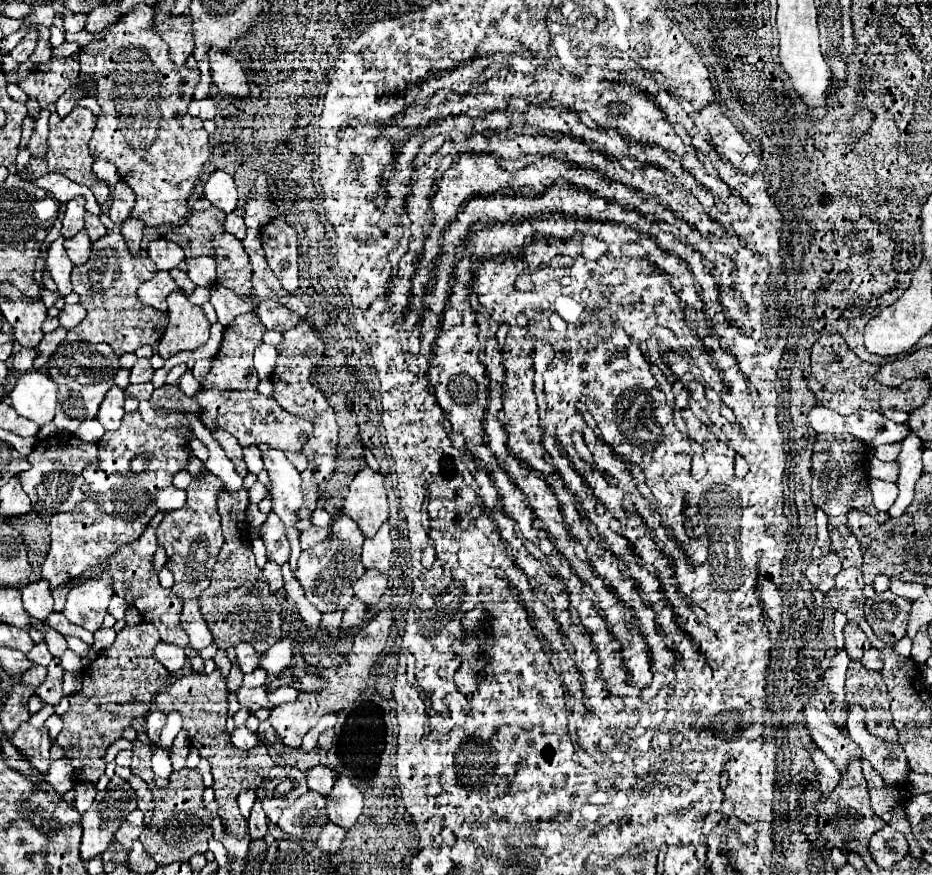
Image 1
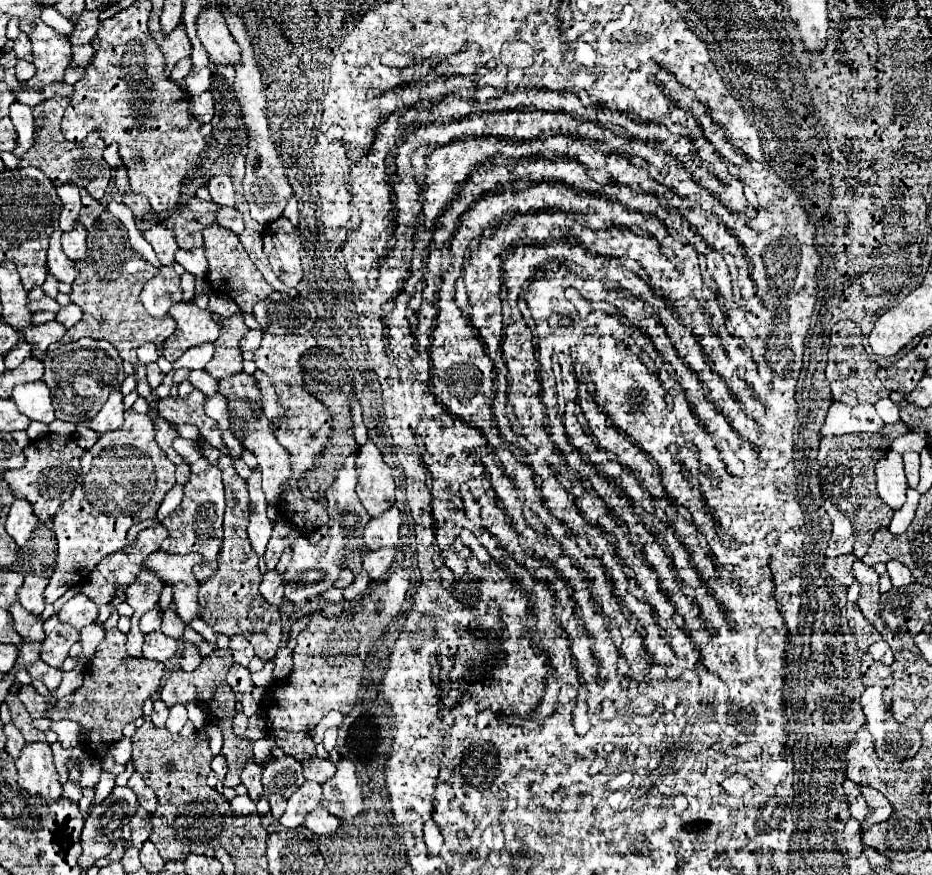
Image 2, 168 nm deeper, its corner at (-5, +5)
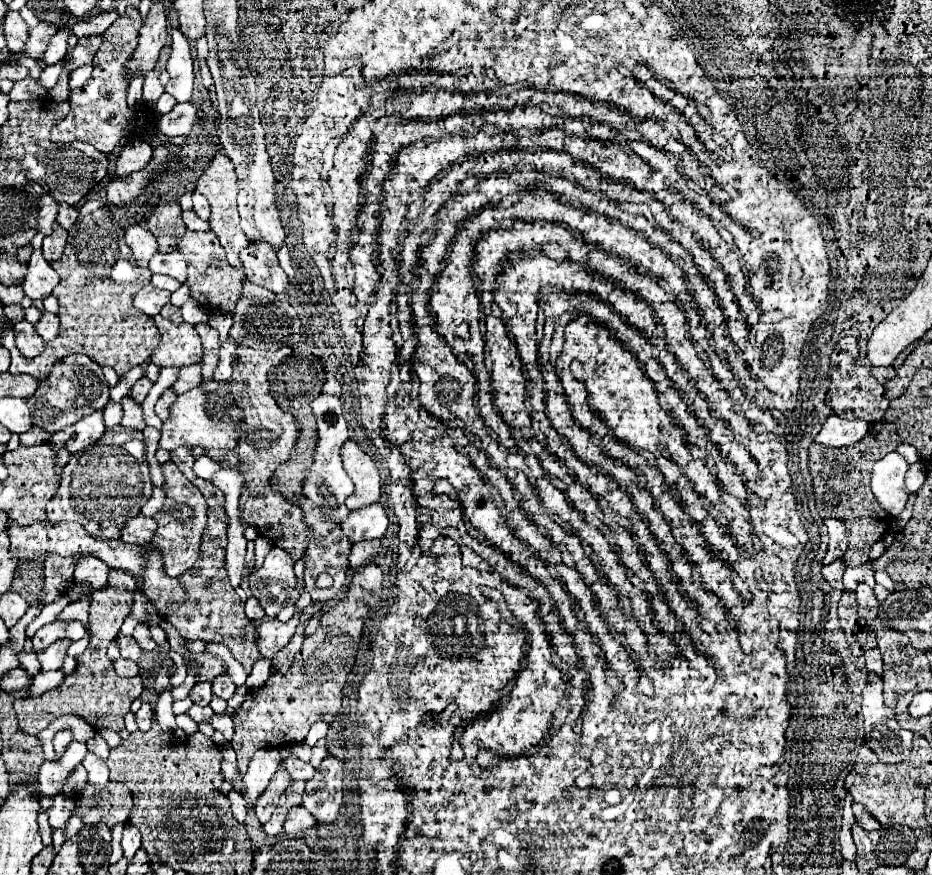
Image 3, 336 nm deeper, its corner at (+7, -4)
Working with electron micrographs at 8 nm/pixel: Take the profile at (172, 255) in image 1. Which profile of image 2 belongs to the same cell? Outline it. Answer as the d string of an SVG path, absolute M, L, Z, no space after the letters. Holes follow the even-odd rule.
M151 225L147 231L143 231L143 237L151 243L151 247L155 249L157 257L161 259L163 265L173 265L175 263L175 251L179 249L175 243L175 235L171 229L167 229L165 225Z

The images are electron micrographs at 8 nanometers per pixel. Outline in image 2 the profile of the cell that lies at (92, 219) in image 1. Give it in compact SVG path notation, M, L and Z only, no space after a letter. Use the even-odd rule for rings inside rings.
M81 189L81 203L83 203L83 207L81 207L79 221L89 229L89 227L95 225L97 217L103 213L105 207L103 207L99 201L95 201L95 199L85 191L85 189Z

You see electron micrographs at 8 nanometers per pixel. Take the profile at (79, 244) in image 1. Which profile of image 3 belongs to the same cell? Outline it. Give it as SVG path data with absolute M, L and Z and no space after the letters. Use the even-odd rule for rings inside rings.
M55 224L53 226L53 234L51 236L45 236L45 240L43 240L43 256L49 262L59 260L63 256L65 244L67 244L67 230L61 228L59 224Z

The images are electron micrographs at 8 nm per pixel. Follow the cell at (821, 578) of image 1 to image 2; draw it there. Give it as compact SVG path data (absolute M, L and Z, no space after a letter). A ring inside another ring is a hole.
M847 553L847 555L835 557L835 559L827 557L823 565L825 565L827 573L829 573L839 585L849 587L849 585L855 581L855 575L853 575L853 571L851 571L851 567L853 567L855 561L857 561L857 557L855 557L853 553Z

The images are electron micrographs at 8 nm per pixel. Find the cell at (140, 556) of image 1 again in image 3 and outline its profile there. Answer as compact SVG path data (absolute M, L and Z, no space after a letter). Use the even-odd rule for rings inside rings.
M135 516L133 520L129 520L121 532L123 542L127 544L139 544L145 546L151 542L153 532L157 530L157 522L153 518L145 518L145 516Z

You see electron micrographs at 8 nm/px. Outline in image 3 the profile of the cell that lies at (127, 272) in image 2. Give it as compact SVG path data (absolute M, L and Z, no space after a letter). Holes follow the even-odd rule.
M89 200L79 208L79 218L69 228L69 240L61 260L51 266L61 276L61 282L53 288L53 296L59 300L61 330L53 342L45 346L39 358L19 358L12 323L7 320L3 329L3 346L11 352L11 374L31 374L43 378L55 360L81 352L95 360L101 367L110 366L123 378L133 366L143 364L145 358L161 342L161 332L149 316L133 308L133 296L151 282L149 268L137 266L131 250L125 244L125 230L113 220L111 210L101 200ZM121 346L121 352L119 352ZM129 358L141 358L129 360Z

